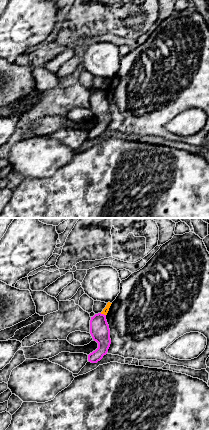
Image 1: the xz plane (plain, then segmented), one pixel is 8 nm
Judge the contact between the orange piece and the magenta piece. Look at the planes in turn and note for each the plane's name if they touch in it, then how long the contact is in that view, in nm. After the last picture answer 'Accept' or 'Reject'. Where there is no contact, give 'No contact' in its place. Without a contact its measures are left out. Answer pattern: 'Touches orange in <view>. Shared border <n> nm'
Touches orange in xz. Shared border 50 nm

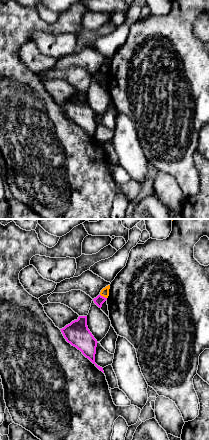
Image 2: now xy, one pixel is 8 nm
Touches orange in xy. Shared border 70 nm

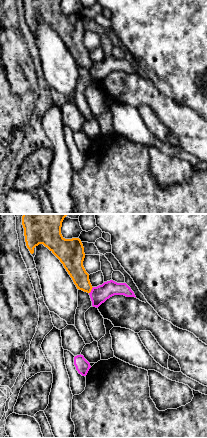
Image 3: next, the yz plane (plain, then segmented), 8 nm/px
Touches orange in yz. Shared border 70 nm

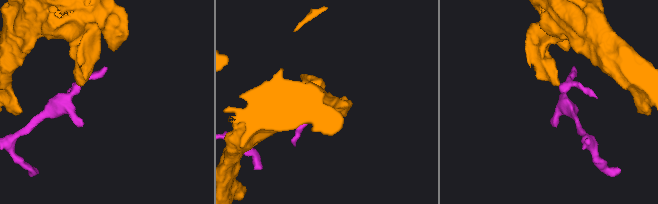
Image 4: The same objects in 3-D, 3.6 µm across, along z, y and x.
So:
Reject

